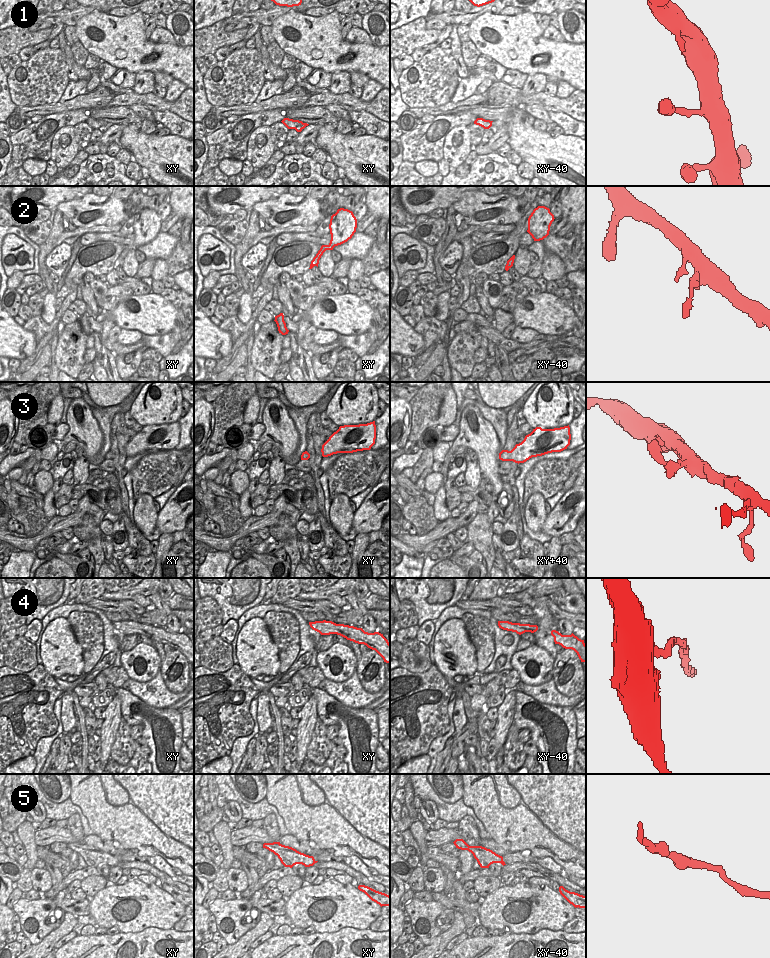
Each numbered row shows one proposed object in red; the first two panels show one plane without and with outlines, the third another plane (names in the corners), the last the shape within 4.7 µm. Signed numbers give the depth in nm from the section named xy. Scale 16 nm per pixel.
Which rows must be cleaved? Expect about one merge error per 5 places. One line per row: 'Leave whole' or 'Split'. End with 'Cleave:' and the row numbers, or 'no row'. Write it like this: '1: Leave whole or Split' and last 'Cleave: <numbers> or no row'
1: Leave whole
2: Leave whole
3: Leave whole
4: Leave whole
5: Leave whole
Cleave: no row

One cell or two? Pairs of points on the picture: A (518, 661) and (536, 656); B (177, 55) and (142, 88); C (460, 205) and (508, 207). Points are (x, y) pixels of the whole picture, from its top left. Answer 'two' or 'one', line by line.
A: one
B: two
C: one

